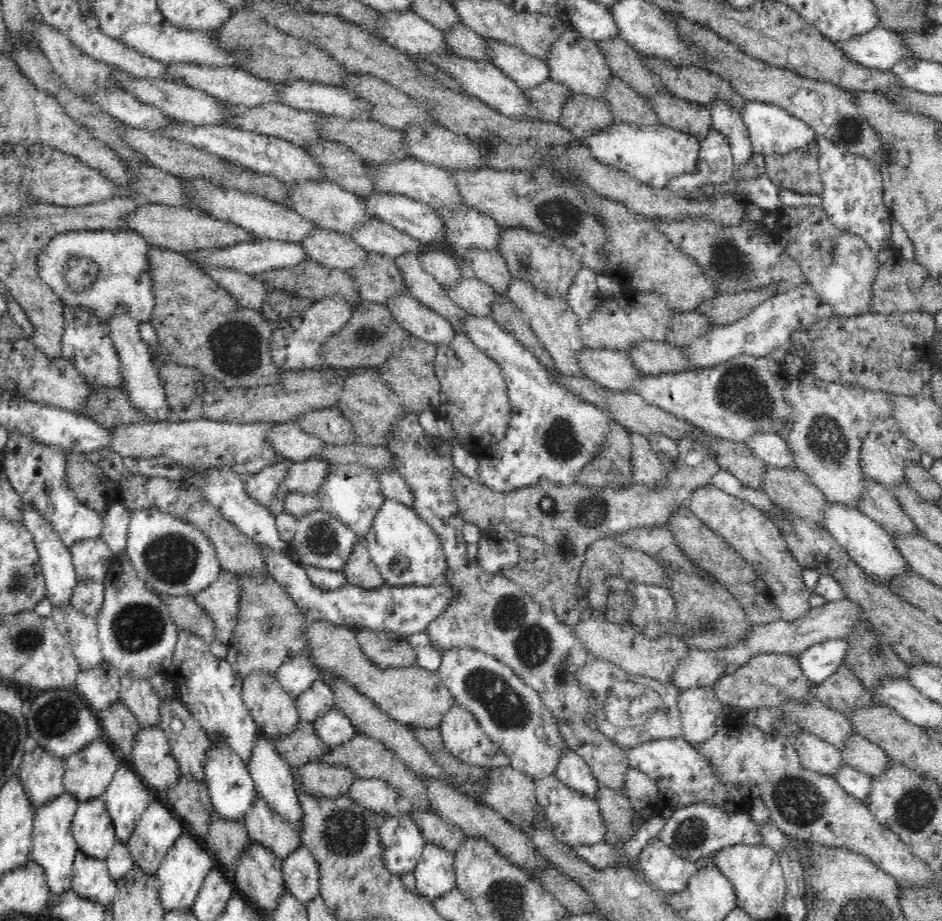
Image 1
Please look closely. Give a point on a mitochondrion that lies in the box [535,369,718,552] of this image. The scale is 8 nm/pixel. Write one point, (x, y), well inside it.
(561, 441)

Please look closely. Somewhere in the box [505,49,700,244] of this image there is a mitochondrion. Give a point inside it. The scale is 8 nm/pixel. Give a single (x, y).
(563, 218)

